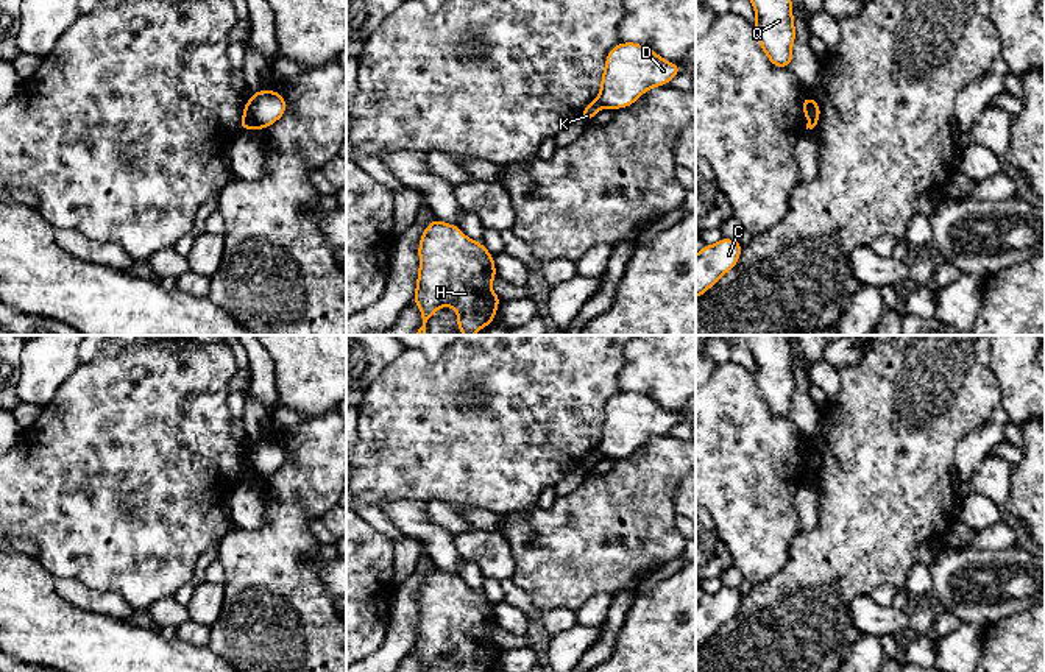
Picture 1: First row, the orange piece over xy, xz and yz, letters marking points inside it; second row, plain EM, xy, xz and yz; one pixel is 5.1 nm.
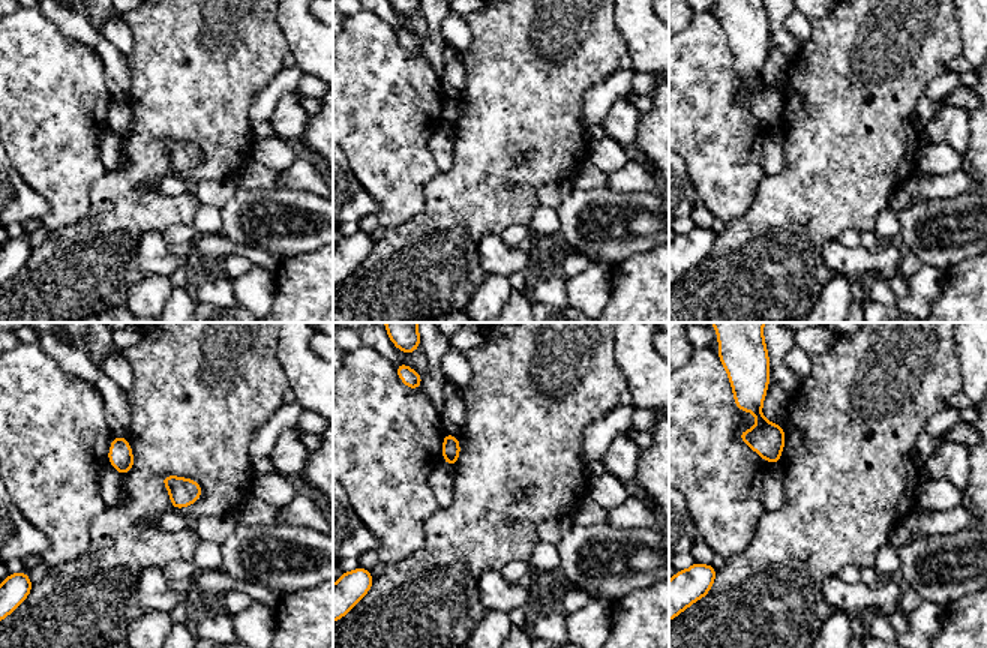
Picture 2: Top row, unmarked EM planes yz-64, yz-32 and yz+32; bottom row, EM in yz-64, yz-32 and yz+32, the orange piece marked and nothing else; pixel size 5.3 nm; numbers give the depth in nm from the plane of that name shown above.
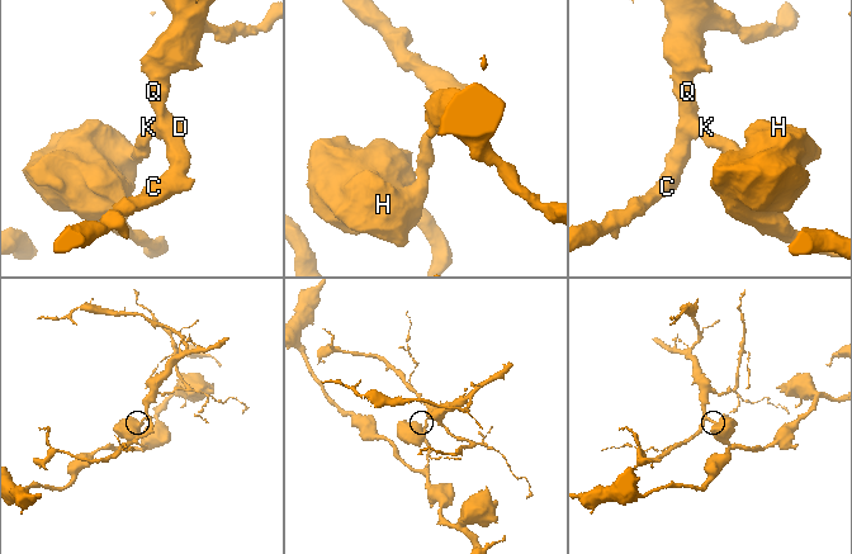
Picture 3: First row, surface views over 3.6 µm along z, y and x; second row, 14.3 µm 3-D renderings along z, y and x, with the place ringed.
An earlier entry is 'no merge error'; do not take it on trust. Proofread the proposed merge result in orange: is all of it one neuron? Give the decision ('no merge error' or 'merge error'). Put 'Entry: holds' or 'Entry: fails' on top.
Entry: fails
merge error

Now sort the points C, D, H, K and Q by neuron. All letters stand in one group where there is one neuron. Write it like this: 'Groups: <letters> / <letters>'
Groups: C D Q / H K

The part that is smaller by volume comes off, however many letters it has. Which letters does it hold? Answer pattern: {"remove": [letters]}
{"remove": ["C", "D", "Q"]}

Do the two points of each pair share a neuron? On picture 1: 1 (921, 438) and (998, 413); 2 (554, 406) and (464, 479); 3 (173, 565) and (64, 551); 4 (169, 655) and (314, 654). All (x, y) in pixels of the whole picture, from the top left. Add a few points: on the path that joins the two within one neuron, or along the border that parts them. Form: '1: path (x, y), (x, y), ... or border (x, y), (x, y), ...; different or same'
1: border (998, 404), (989, 418); different
2: path (532, 410), (485, 457); same
3: path (147, 551), (92, 551); same
4: border (206, 647), (217, 655); different

